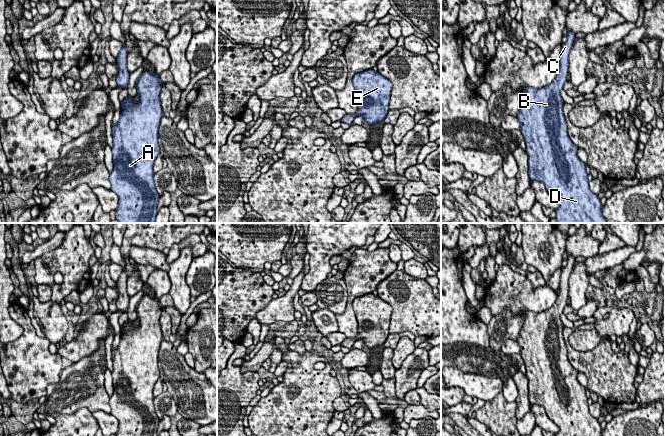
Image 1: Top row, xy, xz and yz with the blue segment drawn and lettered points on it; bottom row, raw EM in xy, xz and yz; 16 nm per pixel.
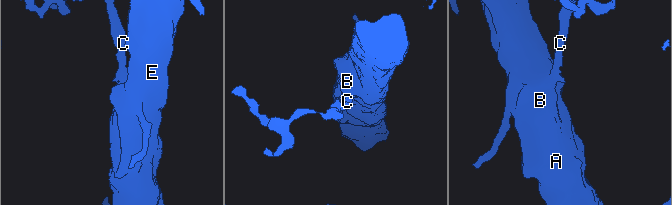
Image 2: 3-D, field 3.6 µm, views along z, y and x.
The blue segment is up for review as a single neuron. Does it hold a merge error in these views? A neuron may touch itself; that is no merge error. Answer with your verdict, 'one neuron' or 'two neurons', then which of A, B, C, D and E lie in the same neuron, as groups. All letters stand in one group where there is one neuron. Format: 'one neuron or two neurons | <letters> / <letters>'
one neuron | A B C D E

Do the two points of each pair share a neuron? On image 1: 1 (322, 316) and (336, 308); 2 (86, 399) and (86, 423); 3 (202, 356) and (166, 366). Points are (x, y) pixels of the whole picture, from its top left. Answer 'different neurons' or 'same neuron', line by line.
1: different neurons
2: different neurons
3: different neurons

